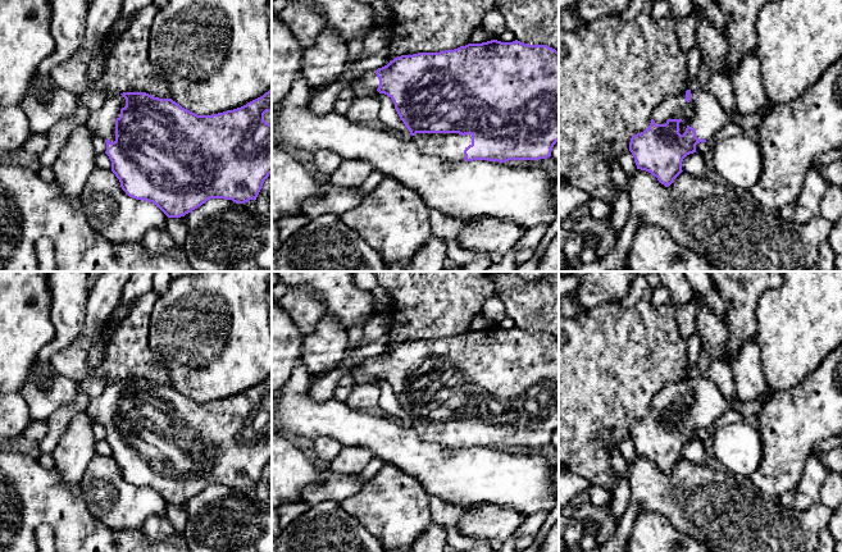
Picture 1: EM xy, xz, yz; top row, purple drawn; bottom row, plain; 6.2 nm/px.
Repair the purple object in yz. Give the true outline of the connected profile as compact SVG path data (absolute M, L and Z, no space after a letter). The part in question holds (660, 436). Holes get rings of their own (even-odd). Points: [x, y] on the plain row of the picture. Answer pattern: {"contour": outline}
{"contour": "M696 374L666 384L654 397L650 412L632 423L629 438L637 456L651 460L669 474L683 459L683 446L696 439L697 430L711 426L729 411L757 415L764 402L738 398L732 406L709 377Z"}

